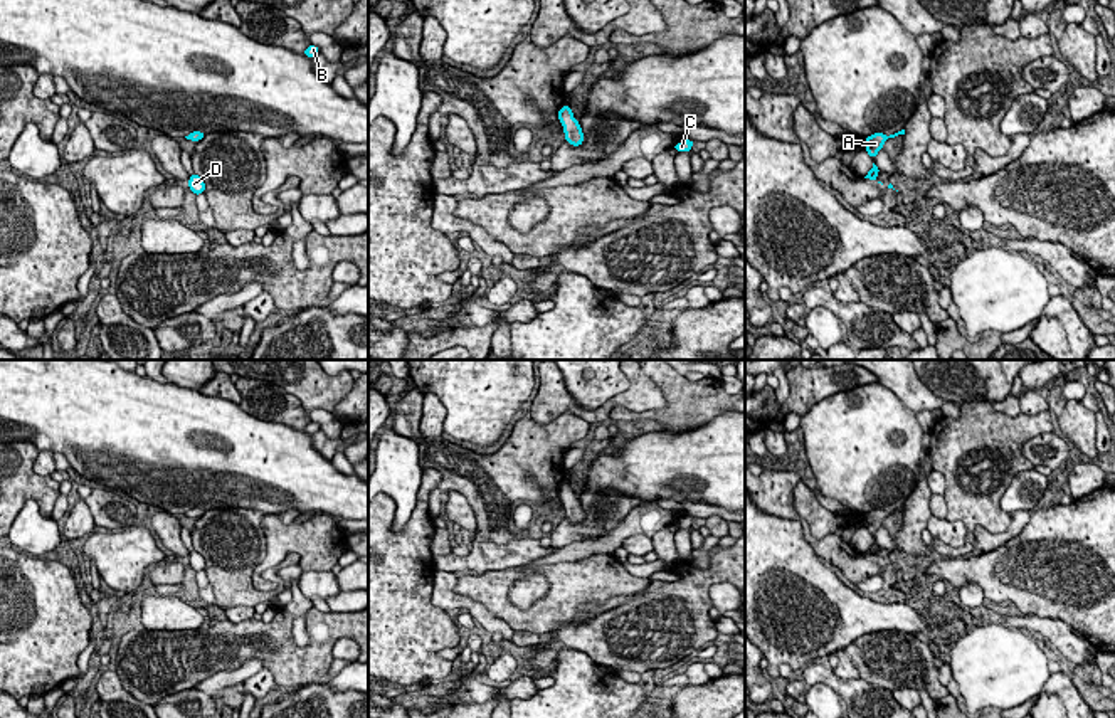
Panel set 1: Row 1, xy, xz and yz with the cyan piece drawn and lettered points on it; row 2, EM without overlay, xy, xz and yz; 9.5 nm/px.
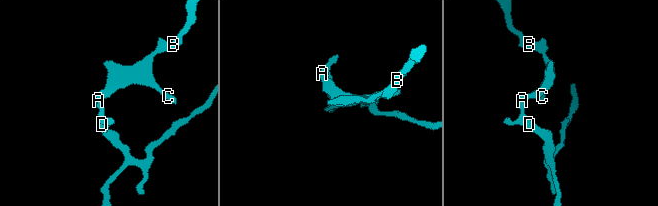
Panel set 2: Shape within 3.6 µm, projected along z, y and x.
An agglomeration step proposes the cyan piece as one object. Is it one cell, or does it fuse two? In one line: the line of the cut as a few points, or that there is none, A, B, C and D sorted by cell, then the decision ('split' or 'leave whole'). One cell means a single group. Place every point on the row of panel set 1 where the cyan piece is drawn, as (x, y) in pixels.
no cut; A B C D; leave whole

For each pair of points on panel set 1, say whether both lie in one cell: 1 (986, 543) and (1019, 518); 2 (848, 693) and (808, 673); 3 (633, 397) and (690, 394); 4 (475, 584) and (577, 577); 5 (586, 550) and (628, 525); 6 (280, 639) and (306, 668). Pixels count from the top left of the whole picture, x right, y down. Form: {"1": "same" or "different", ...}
{"1": "same", "2": "same", "3": "different", "4": "same", "5": "same", "6": "same"}

